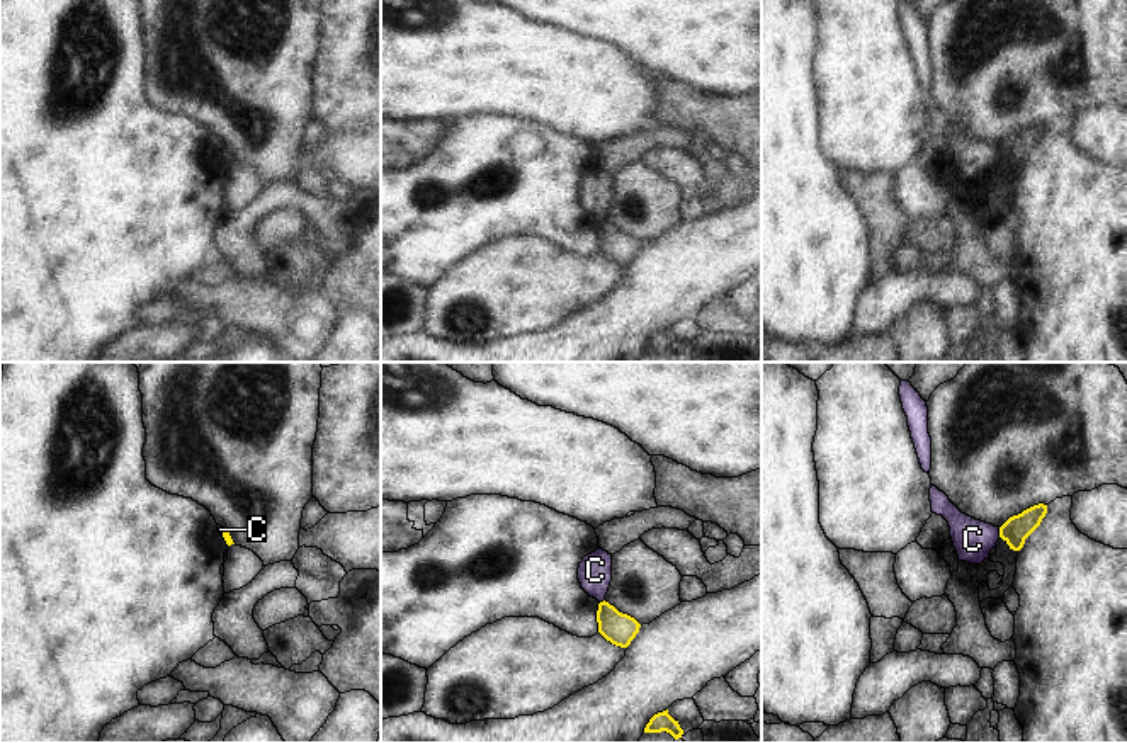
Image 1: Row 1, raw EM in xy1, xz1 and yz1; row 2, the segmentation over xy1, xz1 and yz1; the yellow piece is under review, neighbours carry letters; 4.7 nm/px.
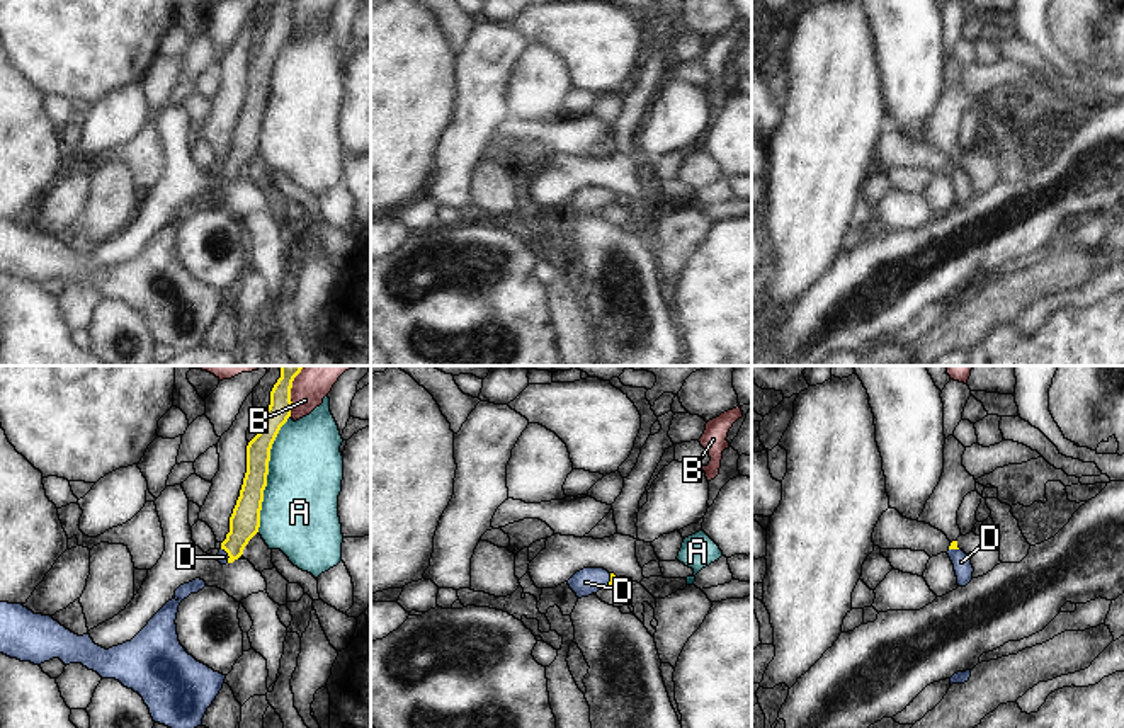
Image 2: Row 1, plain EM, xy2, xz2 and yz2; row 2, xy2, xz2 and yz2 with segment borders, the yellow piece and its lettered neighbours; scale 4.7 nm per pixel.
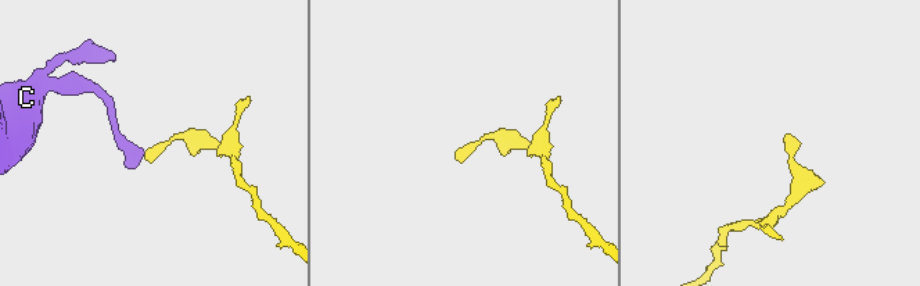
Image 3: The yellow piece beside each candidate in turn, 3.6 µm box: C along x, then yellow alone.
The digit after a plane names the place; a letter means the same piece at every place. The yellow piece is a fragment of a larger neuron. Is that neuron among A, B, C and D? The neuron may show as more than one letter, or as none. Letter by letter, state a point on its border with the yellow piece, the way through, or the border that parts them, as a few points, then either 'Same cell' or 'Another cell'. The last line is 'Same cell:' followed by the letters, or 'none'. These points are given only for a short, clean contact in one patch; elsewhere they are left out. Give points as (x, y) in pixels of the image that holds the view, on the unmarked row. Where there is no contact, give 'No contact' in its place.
A: Touches yellow at xy2 (267, 92). Another cell
B: Touches yellow at xy2 (289, 17). Another cell
C: Touches yellow at yz1 (1000, 152). Boundary: yz1 (998, 147), (1000, 155). Another cell
D: Touches yellow at xy2 (228, 174). Path across: xy2 (244, 143), (228, 174), (223, 176). Same cell
Same cell: D.

